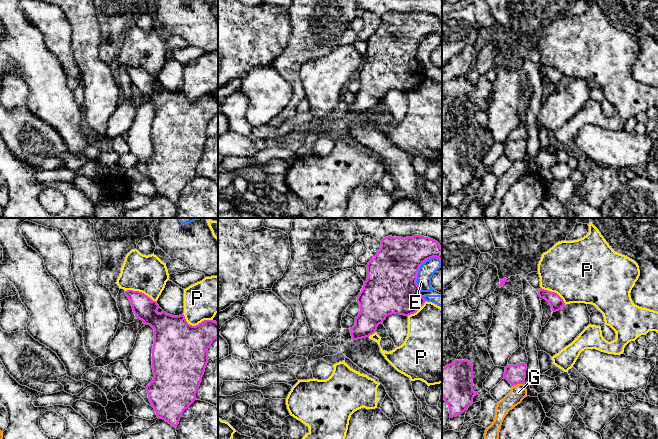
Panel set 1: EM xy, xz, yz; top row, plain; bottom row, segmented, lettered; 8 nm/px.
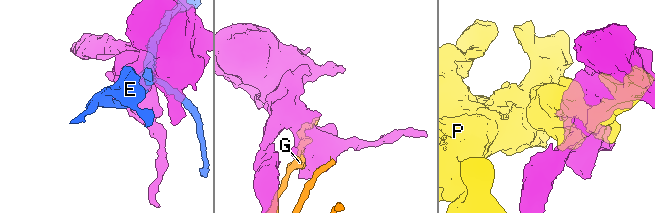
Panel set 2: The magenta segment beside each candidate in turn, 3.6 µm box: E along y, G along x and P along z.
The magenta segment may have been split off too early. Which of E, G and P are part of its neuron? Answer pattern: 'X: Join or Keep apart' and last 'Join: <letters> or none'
E: Keep apart
G: Keep apart
P: Keep apart
Join: none

